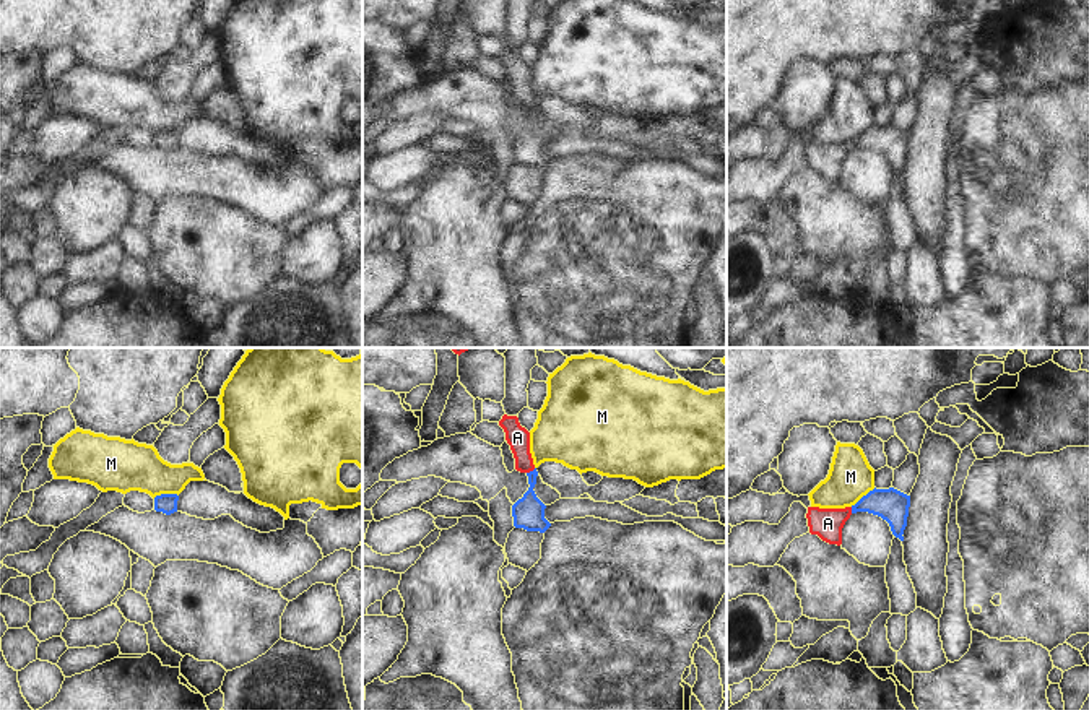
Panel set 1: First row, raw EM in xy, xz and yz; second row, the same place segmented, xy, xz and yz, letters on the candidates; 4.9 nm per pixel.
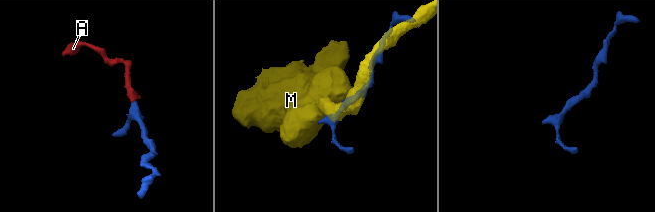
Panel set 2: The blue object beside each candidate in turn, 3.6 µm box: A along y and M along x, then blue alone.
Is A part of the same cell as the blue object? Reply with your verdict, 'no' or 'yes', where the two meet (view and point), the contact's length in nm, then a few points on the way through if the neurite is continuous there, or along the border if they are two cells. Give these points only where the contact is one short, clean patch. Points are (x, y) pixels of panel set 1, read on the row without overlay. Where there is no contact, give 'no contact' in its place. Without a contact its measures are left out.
yes | xz (530, 108) | 50 nm | across xz (529, 148), (530, 108), (524, 99), (517, 73)

